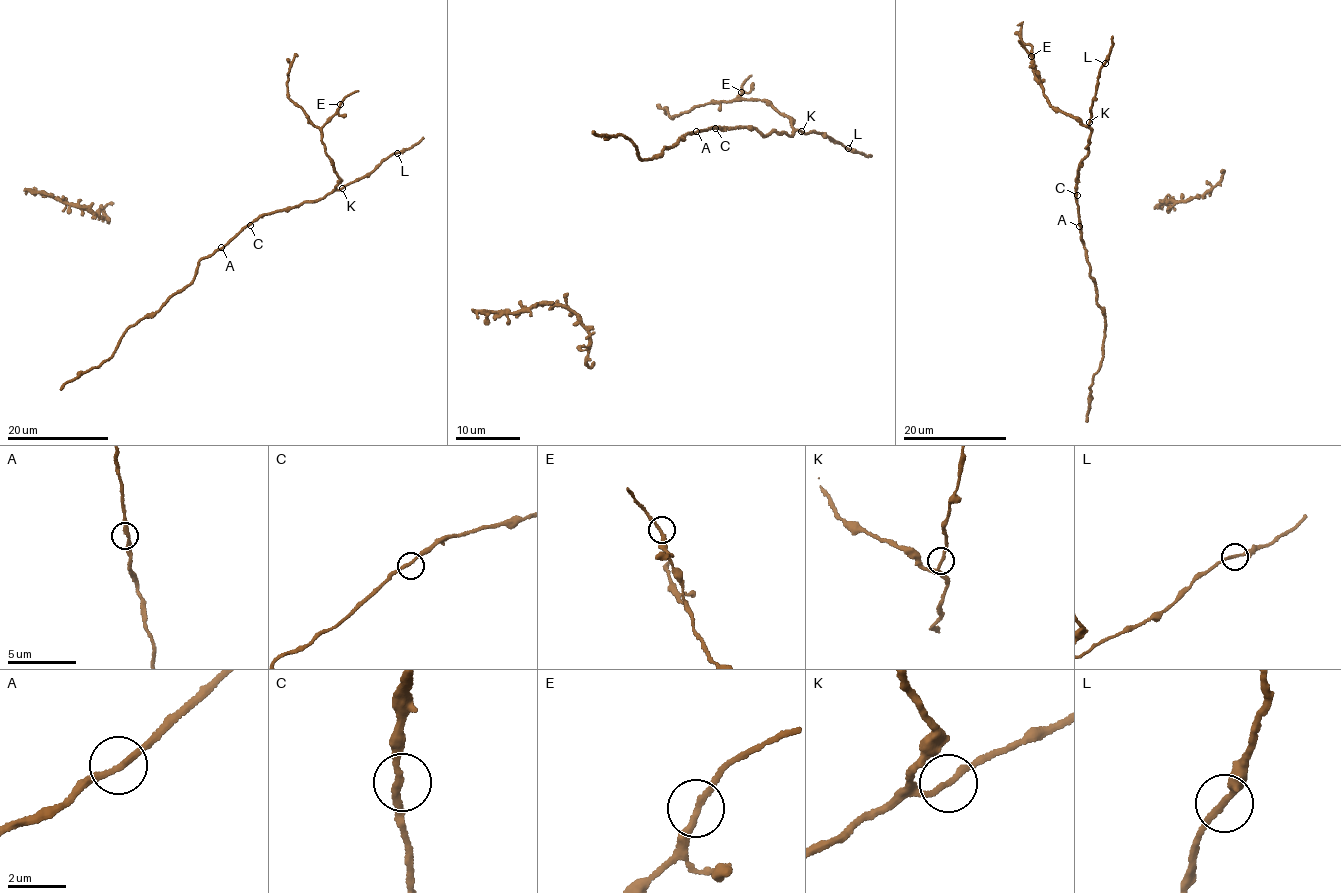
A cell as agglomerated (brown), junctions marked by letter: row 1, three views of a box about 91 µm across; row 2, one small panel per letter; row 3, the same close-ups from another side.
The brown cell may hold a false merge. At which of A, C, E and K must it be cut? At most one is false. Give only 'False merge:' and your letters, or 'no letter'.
False merge: K

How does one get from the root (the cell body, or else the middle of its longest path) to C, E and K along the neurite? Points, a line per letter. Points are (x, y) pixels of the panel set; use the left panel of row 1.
C: (223, 246), (250, 225)
E: (223, 246), (262, 215), (317, 202), (336, 188), (339, 179), (326, 152), (321, 129), (340, 104)
K: (223, 246), (262, 215), (317, 202), (341, 188)

